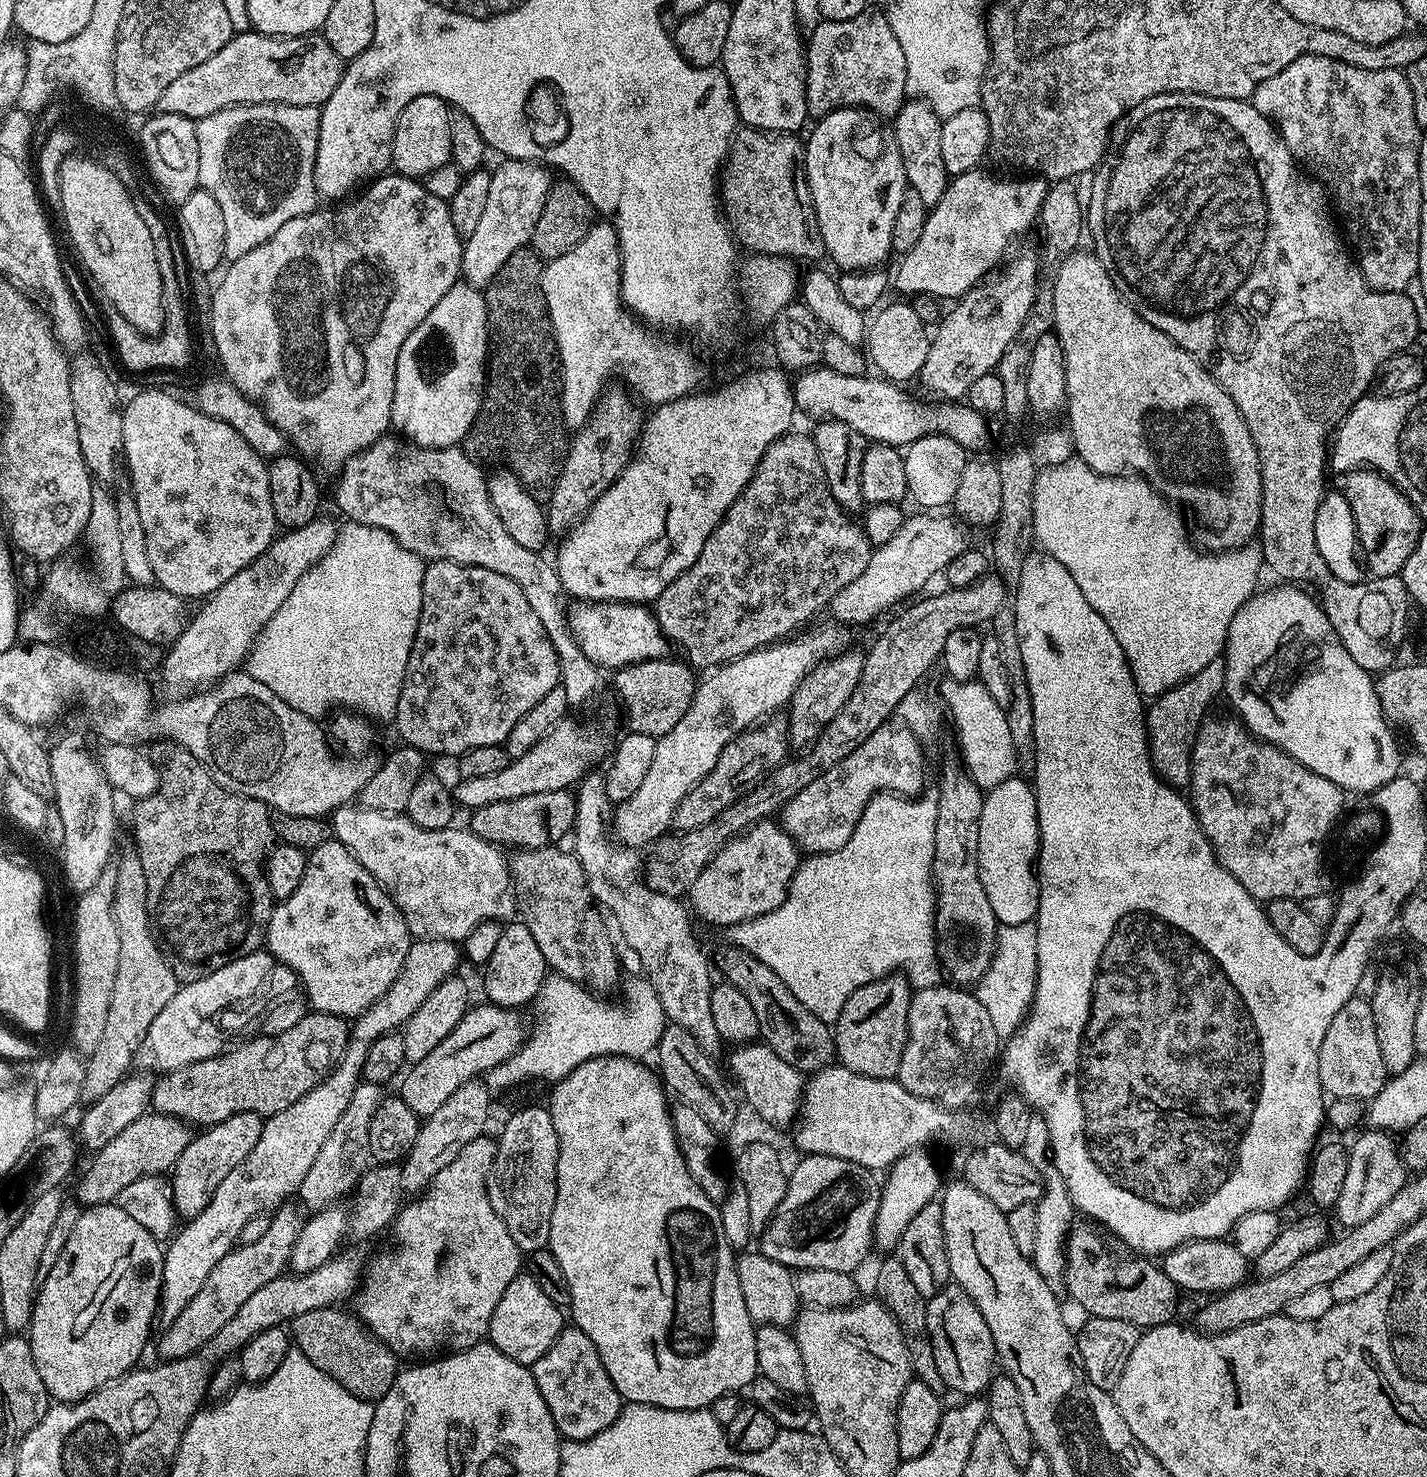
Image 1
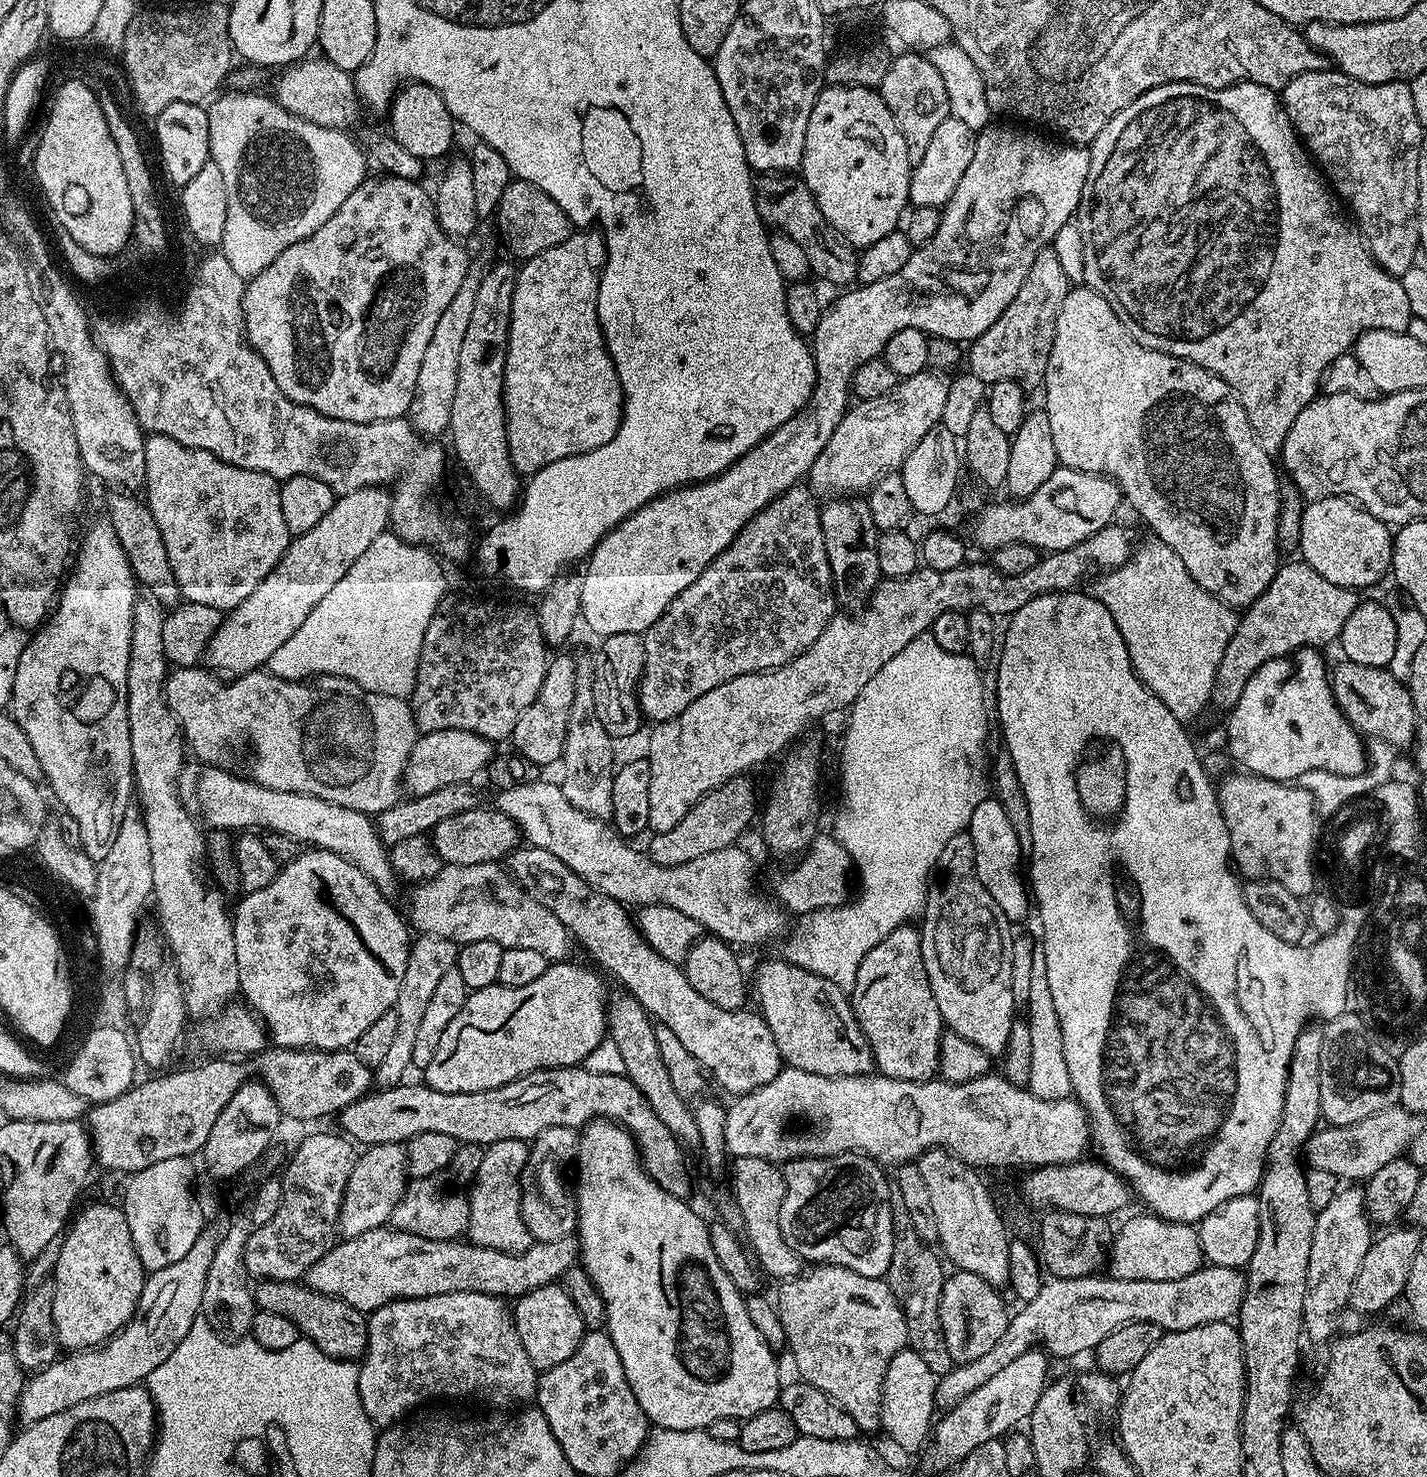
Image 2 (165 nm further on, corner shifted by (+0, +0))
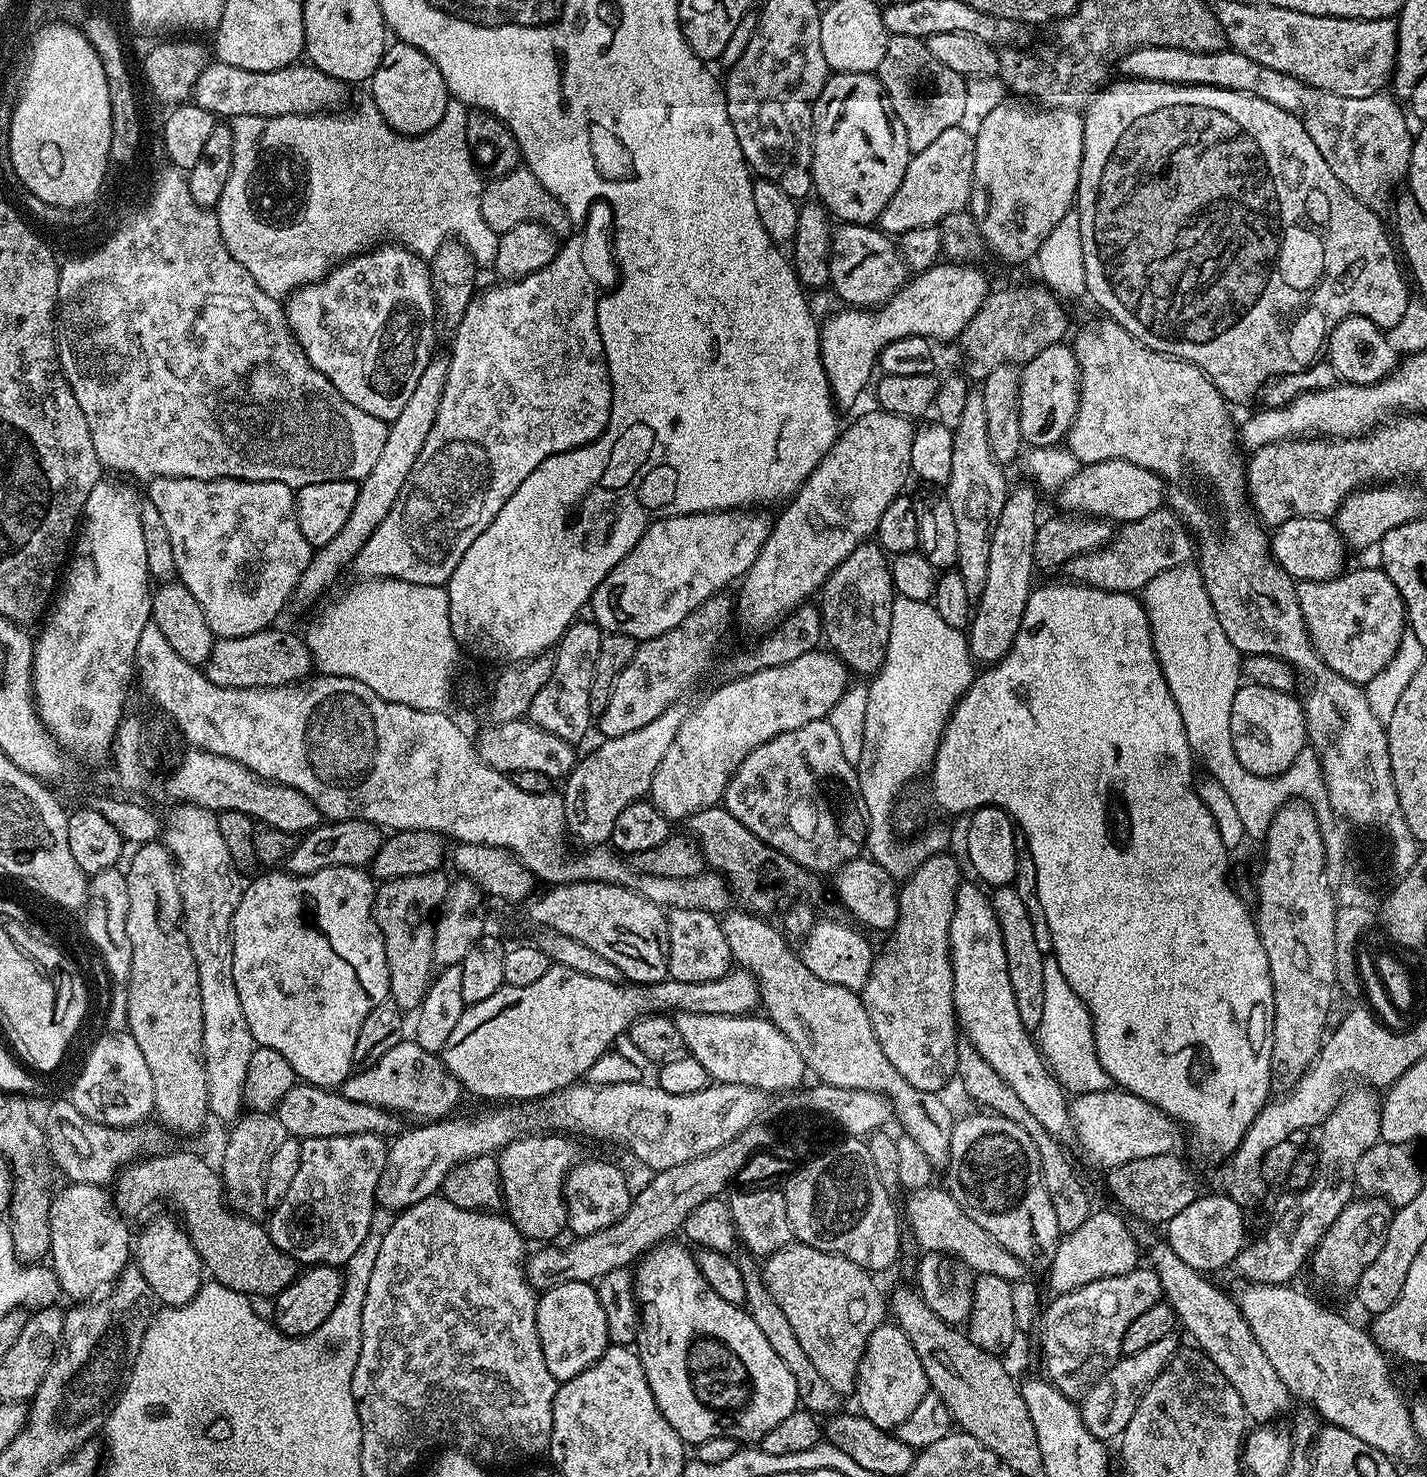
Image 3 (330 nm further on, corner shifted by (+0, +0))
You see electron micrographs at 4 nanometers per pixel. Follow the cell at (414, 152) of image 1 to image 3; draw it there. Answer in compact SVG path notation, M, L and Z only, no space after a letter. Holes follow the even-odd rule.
M399 42L385 47L382 62L371 78L370 87L370 98L376 103L384 121L403 136L421 136L434 130L434 126L442 122L442 114L446 114L450 99L442 70L438 70L438 66L434 66L422 50Z

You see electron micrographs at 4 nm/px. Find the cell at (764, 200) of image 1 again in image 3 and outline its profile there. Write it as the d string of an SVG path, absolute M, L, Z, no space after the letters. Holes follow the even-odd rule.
M867 224L840 226L832 234L830 254L831 291L853 308L874 309L889 300L910 279L910 269L901 256L897 241L879 227Z

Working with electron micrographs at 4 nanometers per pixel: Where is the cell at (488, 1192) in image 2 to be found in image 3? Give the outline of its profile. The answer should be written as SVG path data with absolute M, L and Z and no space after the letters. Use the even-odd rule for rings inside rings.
M552 1134L556 1136L527 1136L521 1135L498 1153L500 1162L500 1191L502 1204L506 1209L506 1215L512 1224L525 1238L525 1241L540 1240L536 1242L552 1242L556 1235L565 1231L568 1223L568 1211L564 1205L564 1179L572 1165L577 1163L576 1144L564 1134Z

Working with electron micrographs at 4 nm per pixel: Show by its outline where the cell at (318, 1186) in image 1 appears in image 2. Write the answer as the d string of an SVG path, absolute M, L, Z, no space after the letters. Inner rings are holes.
M417 935L411 941L408 957L406 958L406 975L402 978L402 986L398 986L398 998L394 1011L398 1014L398 1030L388 1047L382 1062L374 1070L374 1080L380 1088L392 1088L405 1079L404 1076L412 1068L414 1058L414 1041L418 1035L418 1026L434 989L446 974L446 970L455 968L458 946L453 940L437 936Z

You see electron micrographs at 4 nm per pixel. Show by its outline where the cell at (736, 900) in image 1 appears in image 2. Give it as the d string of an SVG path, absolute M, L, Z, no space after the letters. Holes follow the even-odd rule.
M819 834L795 861L792 872L784 872L776 884L774 896L789 913L807 914L823 908L838 908L849 899L848 875L853 875L852 859L846 854L844 846L836 841L835 835ZM792 911L792 912L791 912Z

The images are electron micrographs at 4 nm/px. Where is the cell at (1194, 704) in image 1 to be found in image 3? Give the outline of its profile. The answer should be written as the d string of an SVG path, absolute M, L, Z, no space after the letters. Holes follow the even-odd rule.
M1356 568L1345 571L1332 580L1301 580L1296 593L1302 606L1302 618L1308 627L1308 637L1316 653L1342 678L1361 686L1368 683L1391 662L1400 648L1400 639L1406 636L1406 609L1404 599L1398 594L1398 586L1390 582L1383 568Z

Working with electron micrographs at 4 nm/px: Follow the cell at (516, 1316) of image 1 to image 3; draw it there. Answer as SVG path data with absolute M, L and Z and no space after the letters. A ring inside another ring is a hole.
M562 1282L562 1286L543 1289L536 1302L536 1329L538 1342L542 1342L542 1358L546 1358L546 1366L558 1382L574 1378L574 1374L582 1374L582 1370L594 1366L594 1362L602 1358L602 1354L608 1349L610 1343L602 1302L598 1302L595 1287L586 1282Z

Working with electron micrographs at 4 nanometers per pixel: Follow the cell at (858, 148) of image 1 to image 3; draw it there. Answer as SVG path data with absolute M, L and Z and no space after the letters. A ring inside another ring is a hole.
M829 75L812 111L812 127L812 186L819 203L845 225L875 225L894 190L902 186L910 159L906 126L884 93L879 75Z

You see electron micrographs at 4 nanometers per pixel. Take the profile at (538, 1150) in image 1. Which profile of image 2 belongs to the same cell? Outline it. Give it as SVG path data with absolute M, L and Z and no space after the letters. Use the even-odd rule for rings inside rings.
M554 1126L531 1141L528 1161L520 1179L520 1217L526 1222L533 1241L554 1242L576 1232L576 1198L570 1187L570 1169L578 1147L578 1132L574 1128Z

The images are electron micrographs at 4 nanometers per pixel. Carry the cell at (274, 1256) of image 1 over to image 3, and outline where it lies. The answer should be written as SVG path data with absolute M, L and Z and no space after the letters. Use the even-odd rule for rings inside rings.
M346 1134L334 1138L306 1138L300 1140L298 1174L286 1190L286 1198L277 1208L271 1209L266 1227L274 1246L296 1260L300 1266L347 1264L350 1254L362 1246L366 1230L370 1230L370 1218L378 1206L376 1183L384 1167L388 1165L388 1144L385 1137L366 1134Z

